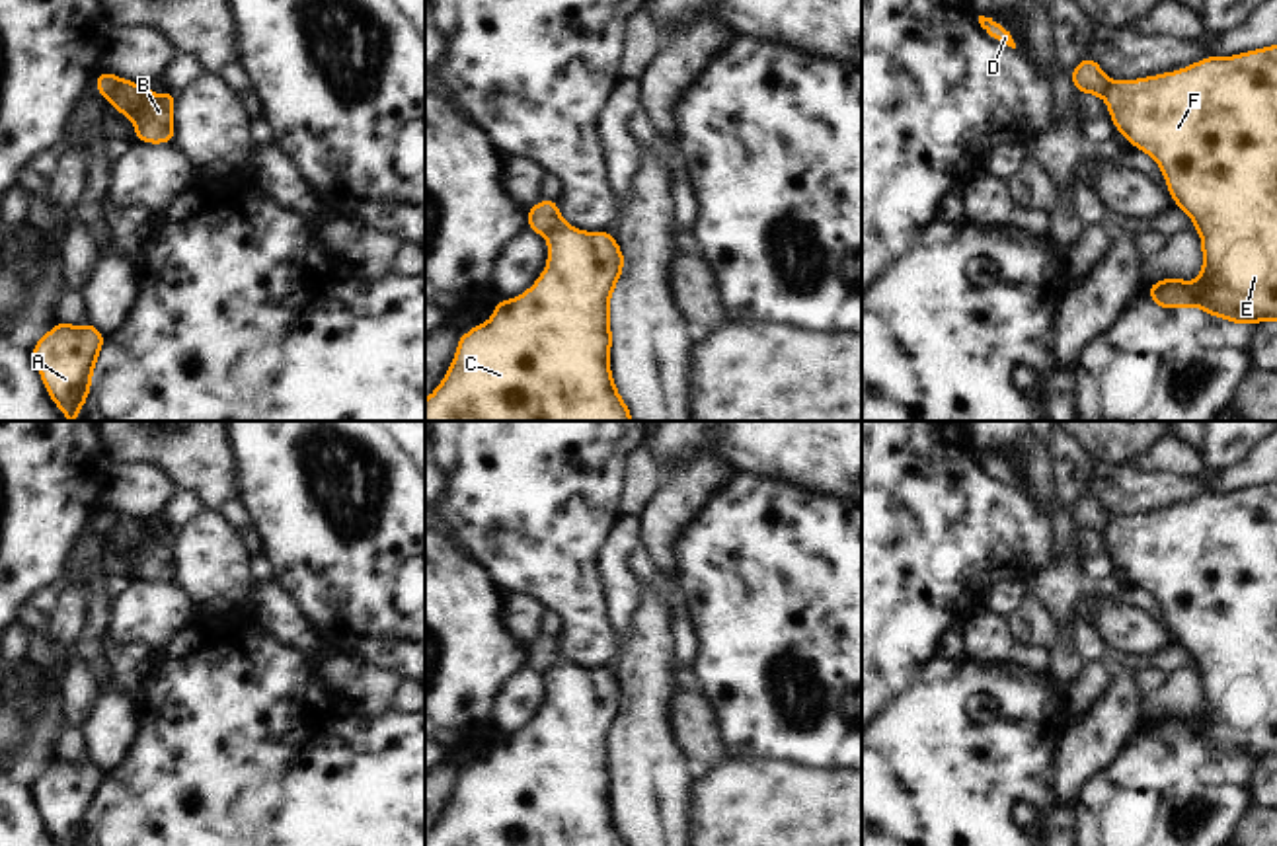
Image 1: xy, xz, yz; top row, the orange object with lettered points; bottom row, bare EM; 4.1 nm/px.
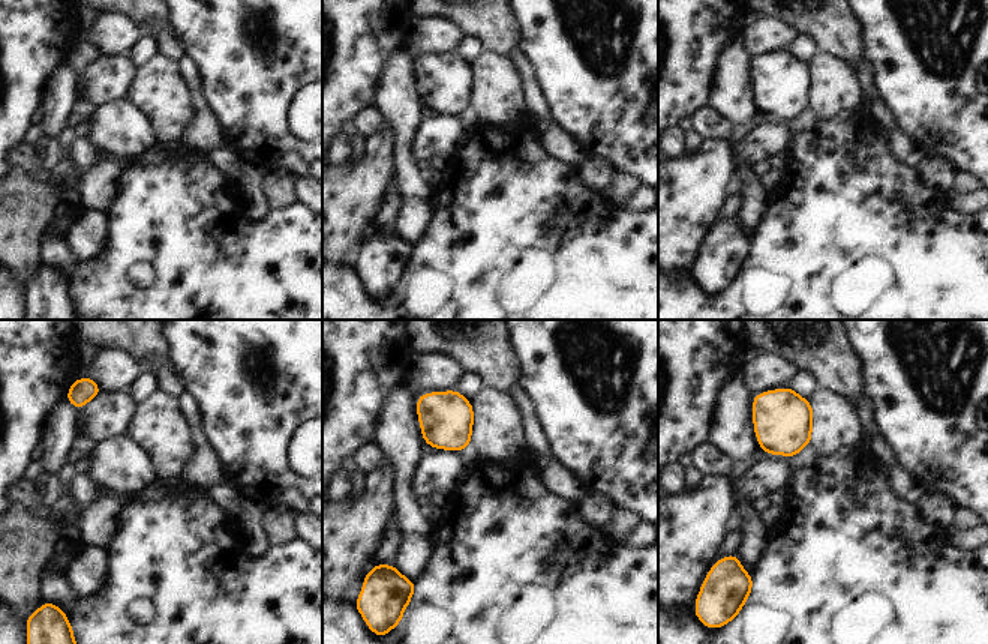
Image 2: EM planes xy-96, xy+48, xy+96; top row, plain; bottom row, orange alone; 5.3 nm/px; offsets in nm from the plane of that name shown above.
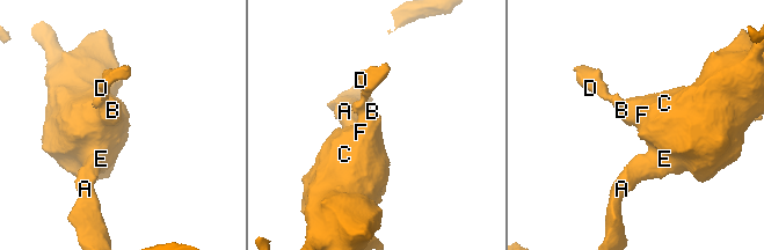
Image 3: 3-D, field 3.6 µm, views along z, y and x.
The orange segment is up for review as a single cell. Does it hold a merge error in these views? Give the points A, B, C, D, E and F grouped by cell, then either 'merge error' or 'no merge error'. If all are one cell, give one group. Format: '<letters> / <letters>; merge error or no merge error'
A B C E F / D; merge error

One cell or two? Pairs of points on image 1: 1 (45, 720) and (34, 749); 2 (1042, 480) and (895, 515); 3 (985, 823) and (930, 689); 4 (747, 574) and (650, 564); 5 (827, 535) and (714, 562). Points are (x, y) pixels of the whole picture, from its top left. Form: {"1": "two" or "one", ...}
{"1": "one", "2": "two", "3": "one", "4": "two", "5": "one"}

